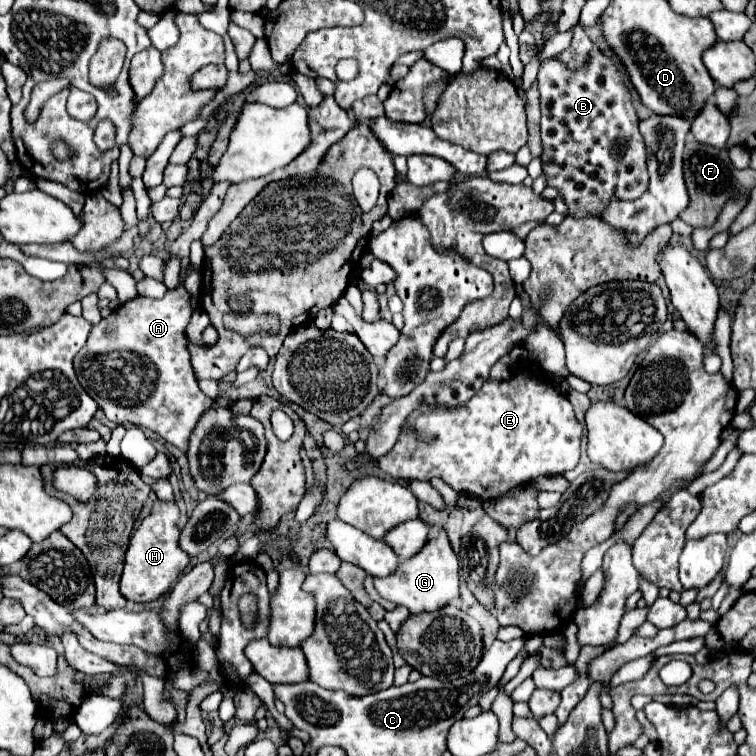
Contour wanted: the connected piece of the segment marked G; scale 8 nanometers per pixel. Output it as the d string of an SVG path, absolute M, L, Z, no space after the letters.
M439 530L437 536L431 538L425 544L425 548L421 548L421 552L417 552L417 556L411 556L409 560L401 560L393 576L373 578L373 586L385 600L405 606L411 614L423 610L433 612L447 606L451 600L459 598L459 564L445 530Z

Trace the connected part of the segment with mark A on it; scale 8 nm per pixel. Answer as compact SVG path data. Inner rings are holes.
M191 264L181 270L181 286L177 290L169 290L161 300L137 296L121 306L117 306L107 318L103 318L97 326L91 328L87 344L75 356L75 372L85 388L85 392L99 404L105 416L115 424L135 424L141 428L149 428L157 432L165 442L177 446L181 452L189 450L189 436L199 420L199 416L213 404L199 386L197 378L189 360L189 338L187 338L187 324L193 314L191 298L183 288L183 280L187 270L193 268ZM151 372L157 372L157 378L151 380Z

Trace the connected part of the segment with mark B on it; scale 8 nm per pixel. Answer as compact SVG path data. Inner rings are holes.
M593 52L581 70L571 72L563 62L549 58L541 64L537 84L541 94L543 172L547 176L547 184L559 188L559 194L569 206L569 214L599 216L611 196L617 196L621 200L639 198L649 184L645 144L637 128L639 116L631 104L627 76L619 60L603 52Z

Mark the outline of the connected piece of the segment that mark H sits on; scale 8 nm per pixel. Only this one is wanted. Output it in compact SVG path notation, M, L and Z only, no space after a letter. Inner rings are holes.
M155 500L151 514L139 524L135 534L131 536L127 554L125 554L125 568L121 576L121 594L131 602L153 602L159 596L167 594L169 588L177 582L179 574L189 564L189 556L179 548L179 508L177 502L163 502Z

